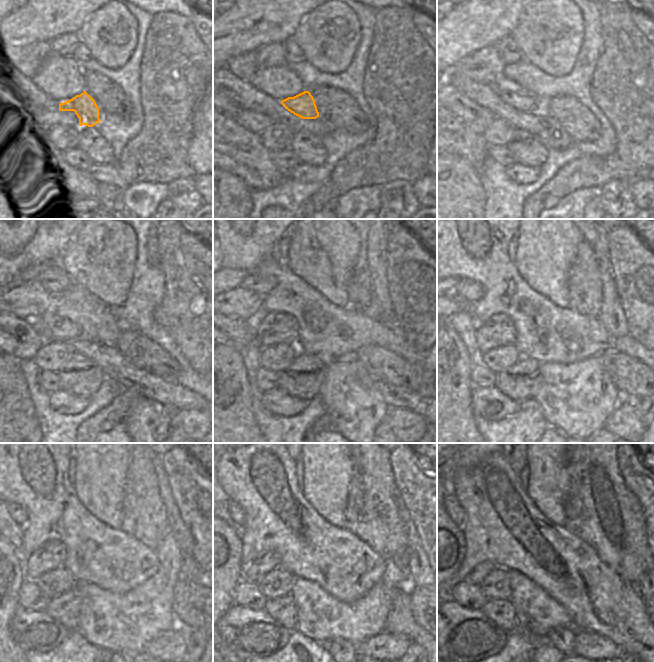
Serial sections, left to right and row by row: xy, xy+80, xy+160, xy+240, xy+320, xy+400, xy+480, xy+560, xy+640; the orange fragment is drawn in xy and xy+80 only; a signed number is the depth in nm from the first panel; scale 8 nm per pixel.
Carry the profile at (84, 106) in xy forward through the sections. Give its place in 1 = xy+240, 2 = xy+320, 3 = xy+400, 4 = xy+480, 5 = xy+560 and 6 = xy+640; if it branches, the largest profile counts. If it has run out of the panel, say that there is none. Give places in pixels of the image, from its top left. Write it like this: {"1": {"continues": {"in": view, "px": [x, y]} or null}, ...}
{"1": {"continues": {"in": "xy+240", "px": [61, 329]}}, "2": {"continues": {"in": "xy+320", "px": [274, 328]}}, "3": {"continues": {"in": "xy+400", "px": [499, 330]}}, "4": {"continues": {"in": "xy+480", "px": [51, 555]}}, "5": {"continues": {"in": "xy+560", "px": [258, 569]}}, "6": {"continues": {"in": "xy+640", "px": [476, 577]}}}

